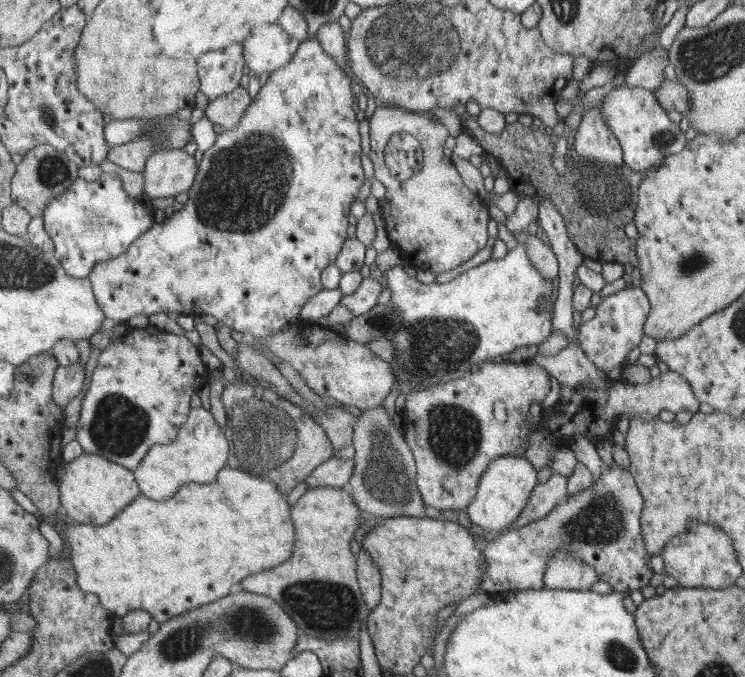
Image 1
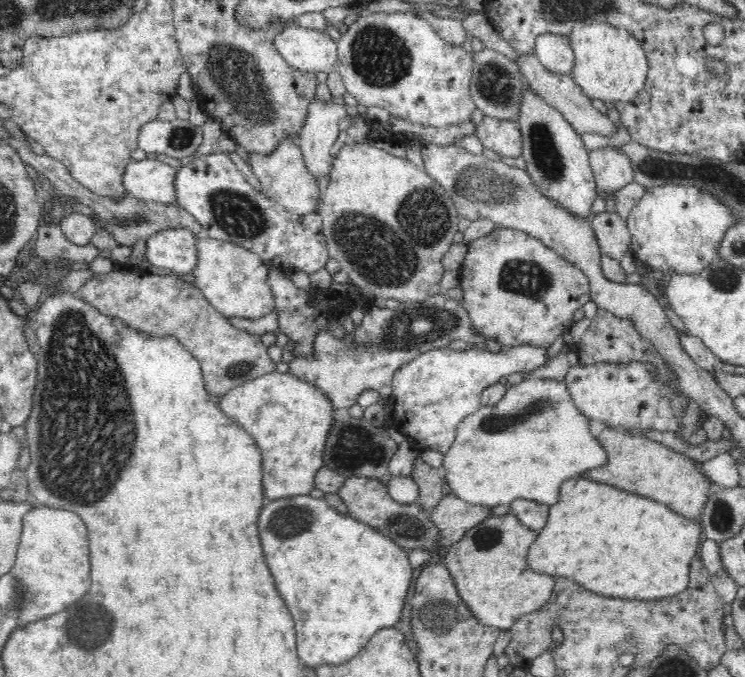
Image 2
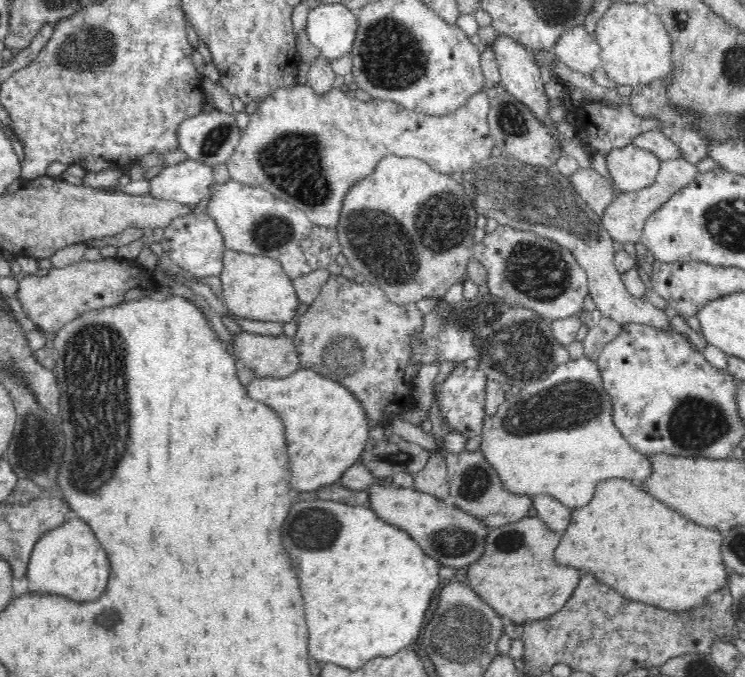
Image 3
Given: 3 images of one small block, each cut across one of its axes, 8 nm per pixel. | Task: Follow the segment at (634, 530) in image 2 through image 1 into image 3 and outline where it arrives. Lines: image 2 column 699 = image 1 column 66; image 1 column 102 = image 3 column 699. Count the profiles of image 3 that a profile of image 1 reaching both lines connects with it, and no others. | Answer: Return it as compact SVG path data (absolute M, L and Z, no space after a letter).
M628 479L599 481L592 502L572 509L570 524L554 550L554 562L586 568L627 599L668 610L684 610L711 602L708 596L727 588L728 568L722 558L722 532L703 527L658 501Z

